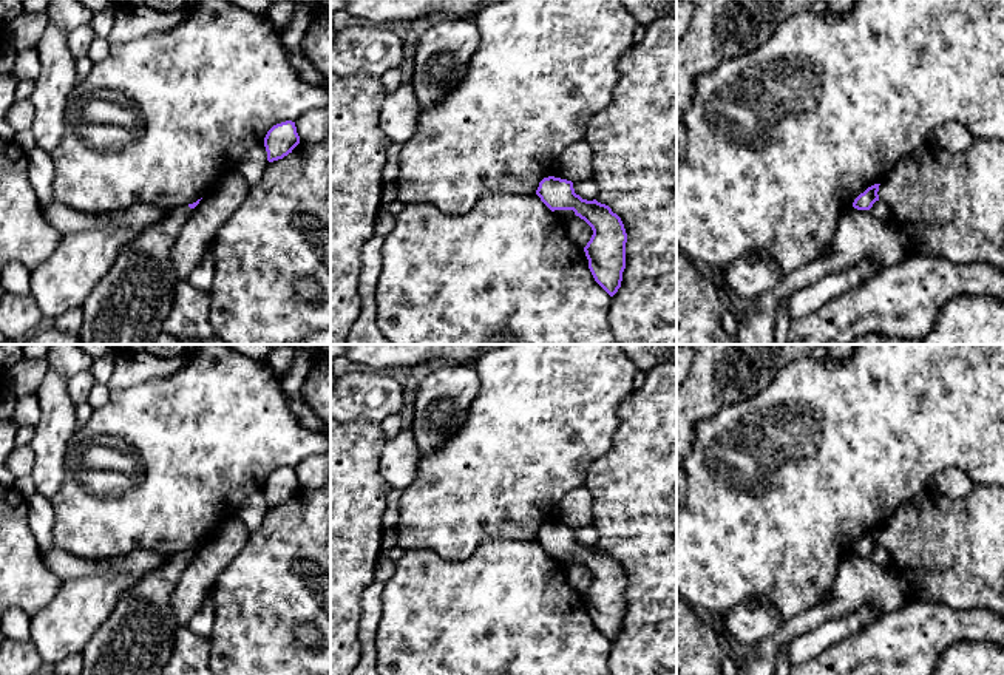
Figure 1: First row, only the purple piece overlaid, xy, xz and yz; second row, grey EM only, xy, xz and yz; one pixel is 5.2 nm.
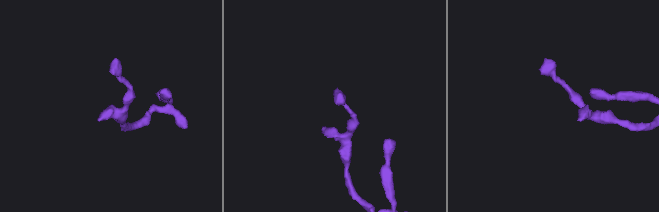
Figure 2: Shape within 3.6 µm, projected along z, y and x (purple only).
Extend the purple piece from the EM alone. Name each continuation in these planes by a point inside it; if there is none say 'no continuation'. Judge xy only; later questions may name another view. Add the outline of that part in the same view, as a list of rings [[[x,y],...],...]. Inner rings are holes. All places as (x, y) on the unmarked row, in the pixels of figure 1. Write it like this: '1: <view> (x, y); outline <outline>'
1: xy (138, 638); outline [[[188,550],[176,553],[156,570],[142,573],[139,581],[120,595],[108,619],[83,647],[80,675],[162,675],[173,653],[175,632],[179,627],[171,595],[192,559]]]

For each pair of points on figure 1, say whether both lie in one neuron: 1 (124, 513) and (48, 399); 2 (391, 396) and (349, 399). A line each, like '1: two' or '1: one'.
1: two
2: one

